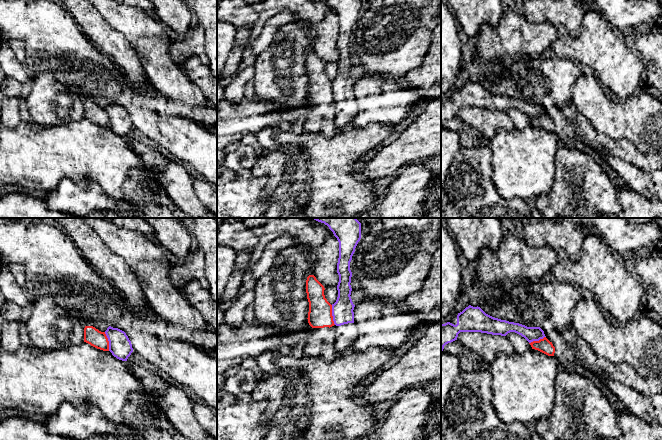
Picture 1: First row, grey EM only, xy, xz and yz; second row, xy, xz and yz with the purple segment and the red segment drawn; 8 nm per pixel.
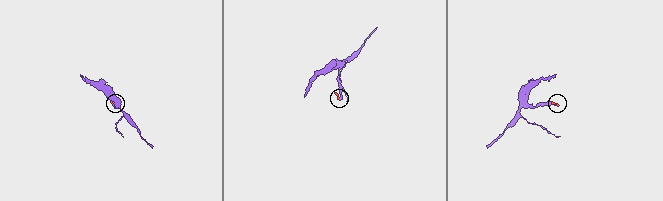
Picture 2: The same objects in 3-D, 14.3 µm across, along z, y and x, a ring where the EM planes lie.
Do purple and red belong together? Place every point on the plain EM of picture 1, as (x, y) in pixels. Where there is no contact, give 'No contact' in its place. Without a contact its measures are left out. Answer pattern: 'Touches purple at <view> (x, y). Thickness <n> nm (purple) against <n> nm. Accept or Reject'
Touches purple at xz (332, 91). Thickness 180 nm (purple) against 190 nm. Reject

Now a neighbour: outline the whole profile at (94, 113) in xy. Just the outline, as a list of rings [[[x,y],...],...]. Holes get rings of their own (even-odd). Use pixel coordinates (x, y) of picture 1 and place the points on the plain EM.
[[[85,102],[84,118],[97,125],[109,127],[109,117],[105,108],[101,108],[93,102]]]

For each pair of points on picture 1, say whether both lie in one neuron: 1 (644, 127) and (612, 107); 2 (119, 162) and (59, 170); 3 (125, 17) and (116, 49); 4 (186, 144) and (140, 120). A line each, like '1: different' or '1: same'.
1: same
2: same
3: different
4: same

